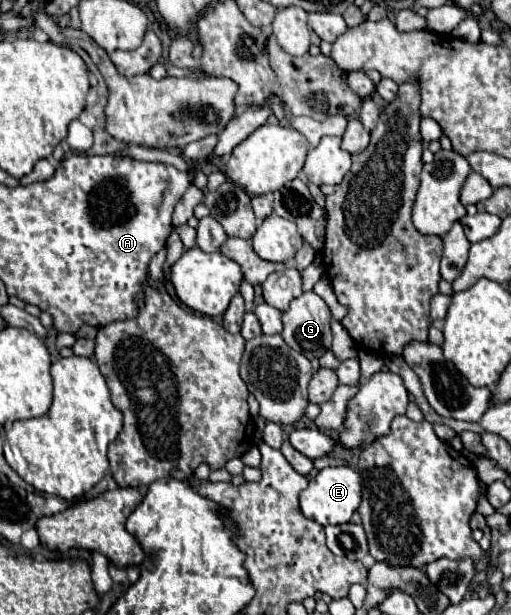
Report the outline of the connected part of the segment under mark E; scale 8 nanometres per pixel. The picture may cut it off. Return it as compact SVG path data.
M347 465L325 467L315 477L309 479L309 487L301 493L301 511L307 519L317 521L319 525L341 525L347 523L353 511L361 503L361 475Z

